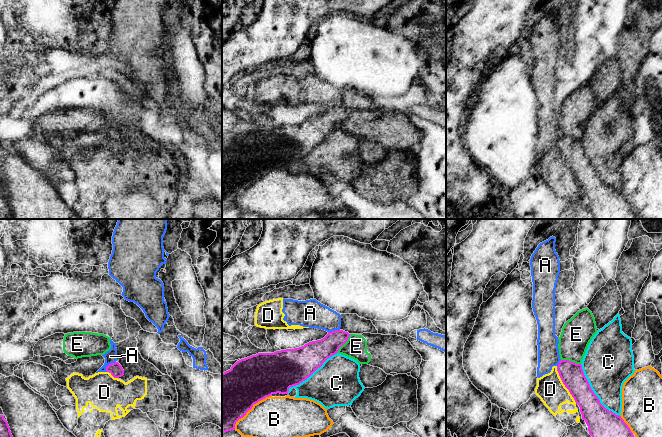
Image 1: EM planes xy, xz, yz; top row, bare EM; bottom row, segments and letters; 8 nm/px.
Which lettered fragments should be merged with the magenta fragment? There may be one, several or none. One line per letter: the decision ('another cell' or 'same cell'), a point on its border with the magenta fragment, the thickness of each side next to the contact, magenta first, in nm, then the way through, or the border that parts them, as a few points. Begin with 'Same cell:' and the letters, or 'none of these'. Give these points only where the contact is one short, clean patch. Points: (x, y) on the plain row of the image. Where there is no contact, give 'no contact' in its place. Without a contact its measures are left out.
Same cell: none of these
A: another cell; meets magenta in xy at (109, 140); 110 nm thick on the magenta side, 100 nm on the other; border along xy (115, 137), (111, 138), (105, 146)
B: another cell; meets magenta in xz at (250, 185); 420 nm thick on the magenta side, 360 nm on the other
C: another cell; meets magenta in yz at (594, 169); 240 nm thick on the magenta side, 380 nm on the other
D: another cell; meets magenta in yz at (564, 160); 190 nm thick on the magenta side, 220 nm on the other; border along yz (556, 142), (562, 159), (576, 179)
E: another cell; meets magenta in xz at (344, 119); 200 nm thick on the magenta side, 180 nm on the other

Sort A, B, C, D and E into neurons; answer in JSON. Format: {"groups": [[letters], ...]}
{"groups": [["A", "D"], ["B"], ["C"], ["E"]]}

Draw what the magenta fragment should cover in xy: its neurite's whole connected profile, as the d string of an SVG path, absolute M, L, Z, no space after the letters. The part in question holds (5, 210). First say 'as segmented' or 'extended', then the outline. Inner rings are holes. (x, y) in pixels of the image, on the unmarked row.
as segmented | M0 191L0 219L14 219L8 198Z

